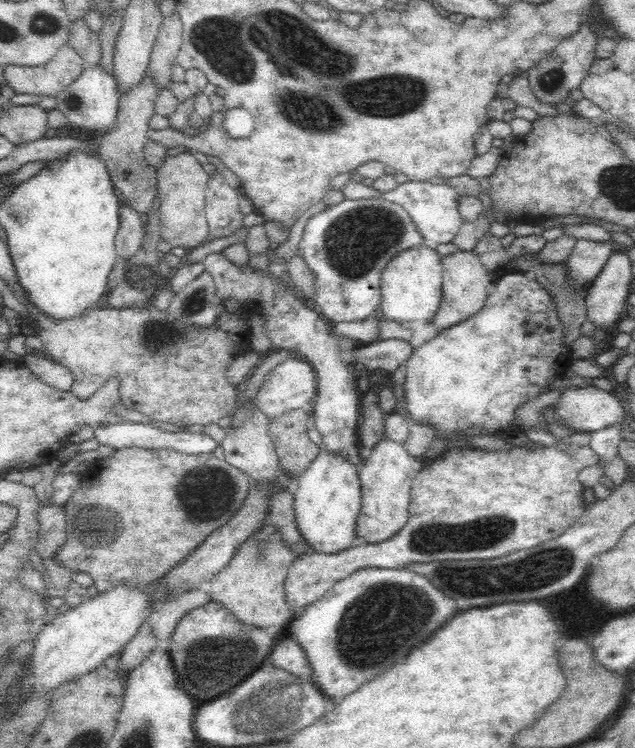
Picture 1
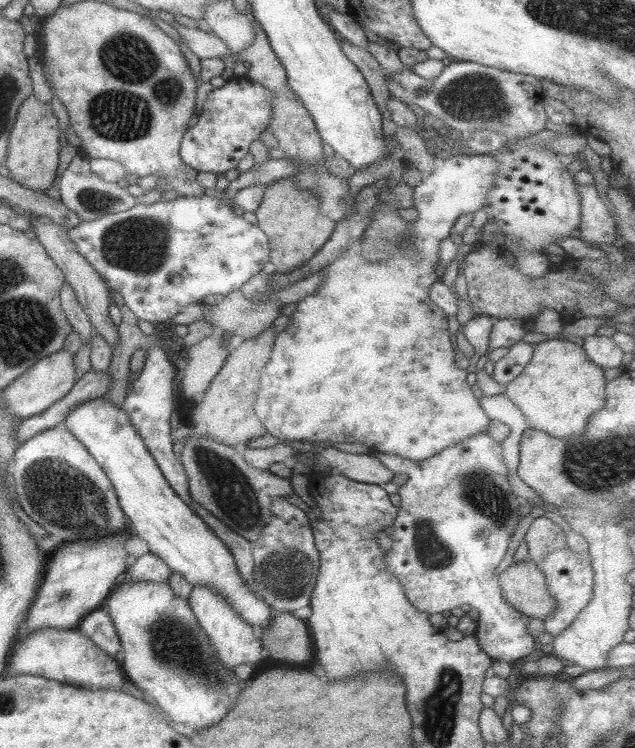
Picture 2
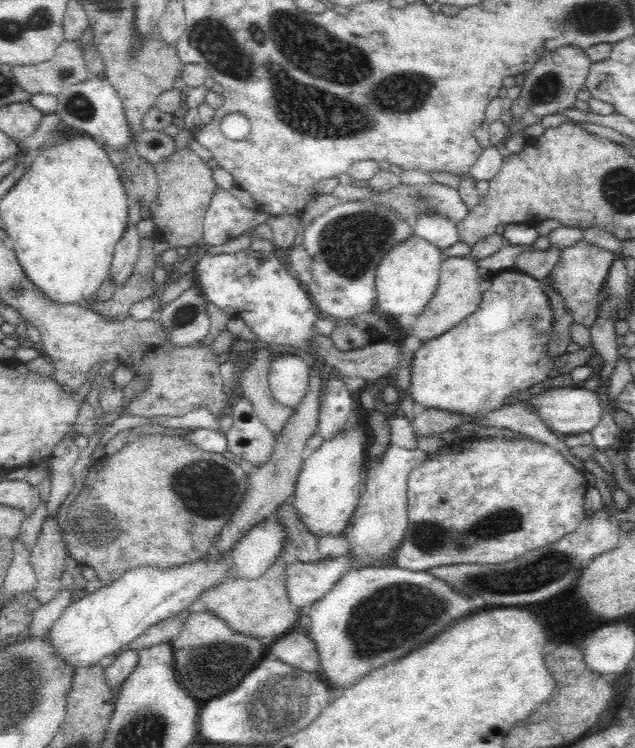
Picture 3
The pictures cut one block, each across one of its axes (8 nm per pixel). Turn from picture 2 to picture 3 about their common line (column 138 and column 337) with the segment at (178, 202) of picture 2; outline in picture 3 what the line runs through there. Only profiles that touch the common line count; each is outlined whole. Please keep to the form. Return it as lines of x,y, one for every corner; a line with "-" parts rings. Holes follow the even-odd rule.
338,202
338,206
332,206
322,216
314,218
312,224
304,230
304,248
312,256
312,284
308,288
310,298
318,306
318,312
328,318
344,318
352,320
356,314
368,314
372,308
376,308
376,268
380,266
380,260
384,254
414,236
412,222
406,222
402,216
398,216
392,208
380,206
380,204
368,204
368,202

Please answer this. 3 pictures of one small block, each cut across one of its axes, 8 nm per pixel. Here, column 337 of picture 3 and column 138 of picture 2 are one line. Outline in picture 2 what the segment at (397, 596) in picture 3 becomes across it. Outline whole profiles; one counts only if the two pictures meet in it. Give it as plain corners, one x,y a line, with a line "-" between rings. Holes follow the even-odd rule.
119,582
113,592
105,600
109,618
117,630
117,636
121,640
123,660
119,662
125,670
125,676
143,690
147,700
155,700
173,722
181,722
189,726
191,730
209,728
229,712
233,706
233,700
239,698
241,690
249,682
239,682
233,674
233,670
227,670
217,658
215,652
203,634
203,630
197,626
195,614
185,598
179,598
173,594
173,590
167,584
147,584
147,582

